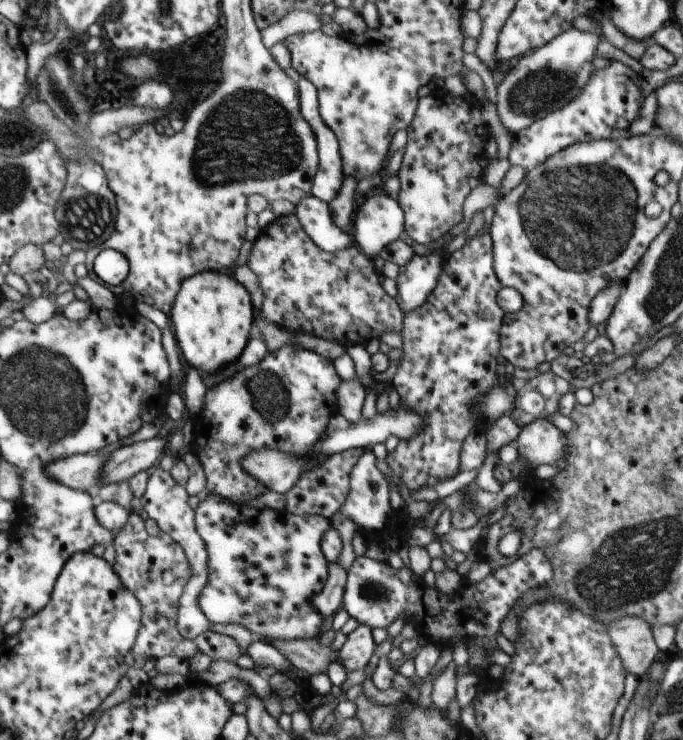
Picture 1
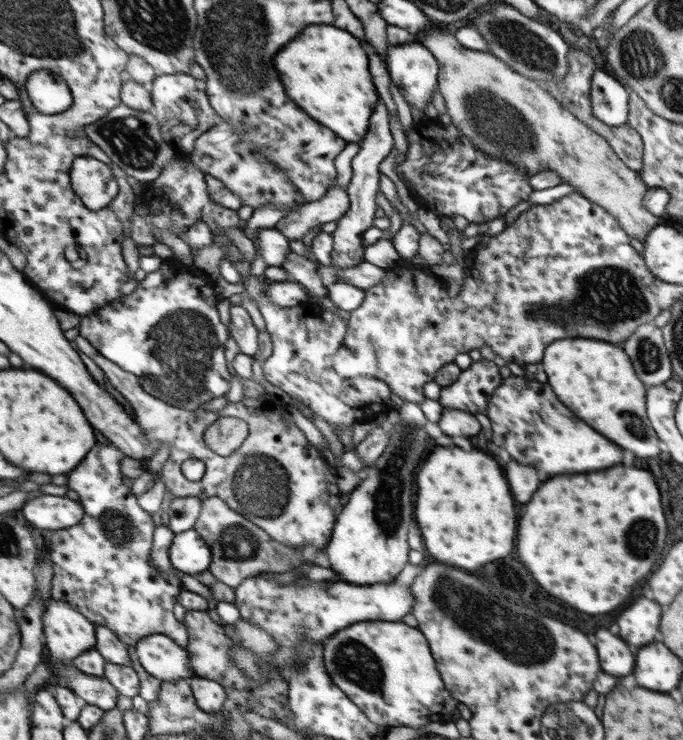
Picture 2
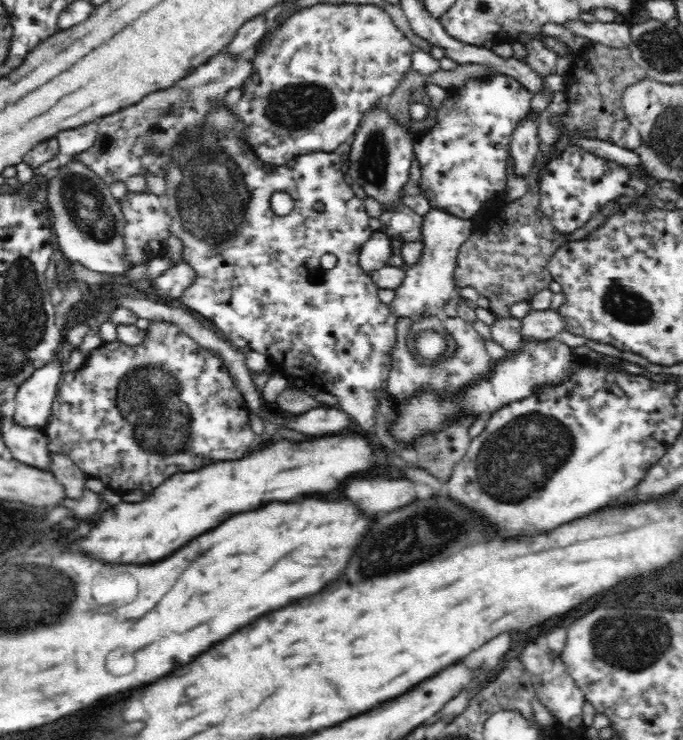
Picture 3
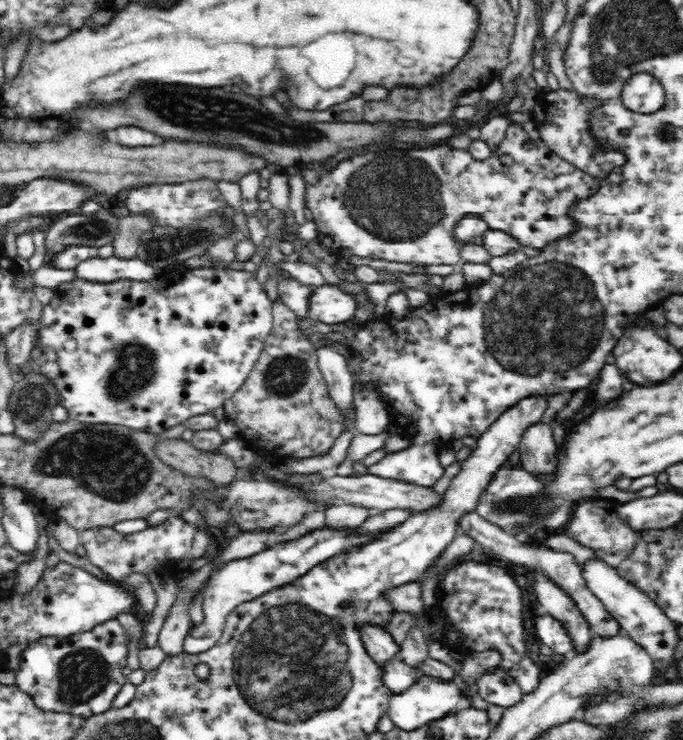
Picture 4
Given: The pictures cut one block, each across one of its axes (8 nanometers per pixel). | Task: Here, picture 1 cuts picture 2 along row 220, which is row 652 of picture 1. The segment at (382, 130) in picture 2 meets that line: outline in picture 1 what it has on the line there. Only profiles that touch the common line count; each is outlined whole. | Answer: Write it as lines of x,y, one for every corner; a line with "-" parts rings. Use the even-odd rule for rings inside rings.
360,625
347,635
346,642
338,651
339,662
348,672
362,670
368,666
376,648
371,629

